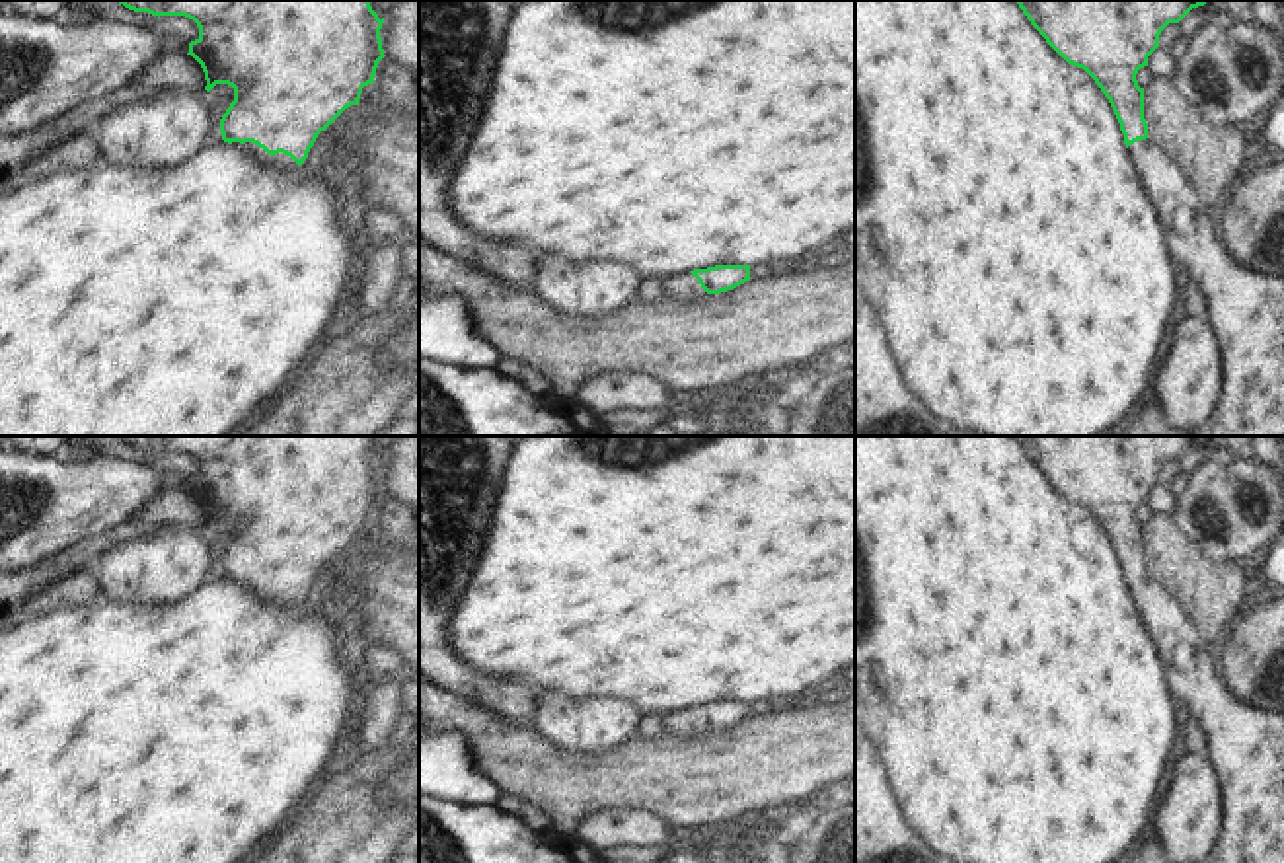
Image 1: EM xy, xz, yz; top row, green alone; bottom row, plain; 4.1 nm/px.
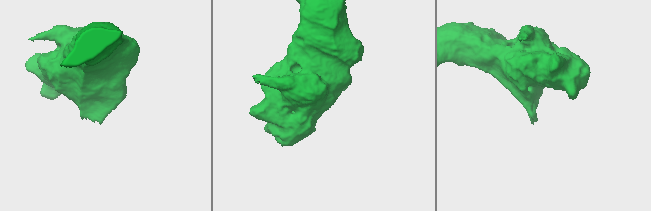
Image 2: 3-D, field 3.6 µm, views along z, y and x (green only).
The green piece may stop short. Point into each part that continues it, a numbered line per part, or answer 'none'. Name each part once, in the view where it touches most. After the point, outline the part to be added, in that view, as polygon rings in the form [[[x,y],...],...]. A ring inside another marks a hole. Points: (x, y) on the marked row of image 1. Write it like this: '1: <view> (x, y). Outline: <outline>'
1: xy (281, 162). Outline: [[[232,142],[232,144],[240,144],[240,142]],[[245,142],[245,144],[240,144],[240,146],[247,154],[251,154],[267,169],[279,169],[283,173],[290,173],[290,171],[294,171],[298,168],[298,164],[290,156],[286,156],[283,152],[271,156],[253,142]]]

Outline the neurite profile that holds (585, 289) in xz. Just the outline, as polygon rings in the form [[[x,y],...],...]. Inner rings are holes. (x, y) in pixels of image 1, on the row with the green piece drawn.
[[[544,253],[536,259],[532,292],[557,312],[600,318],[631,304],[641,279],[623,261],[575,261],[559,253]]]

